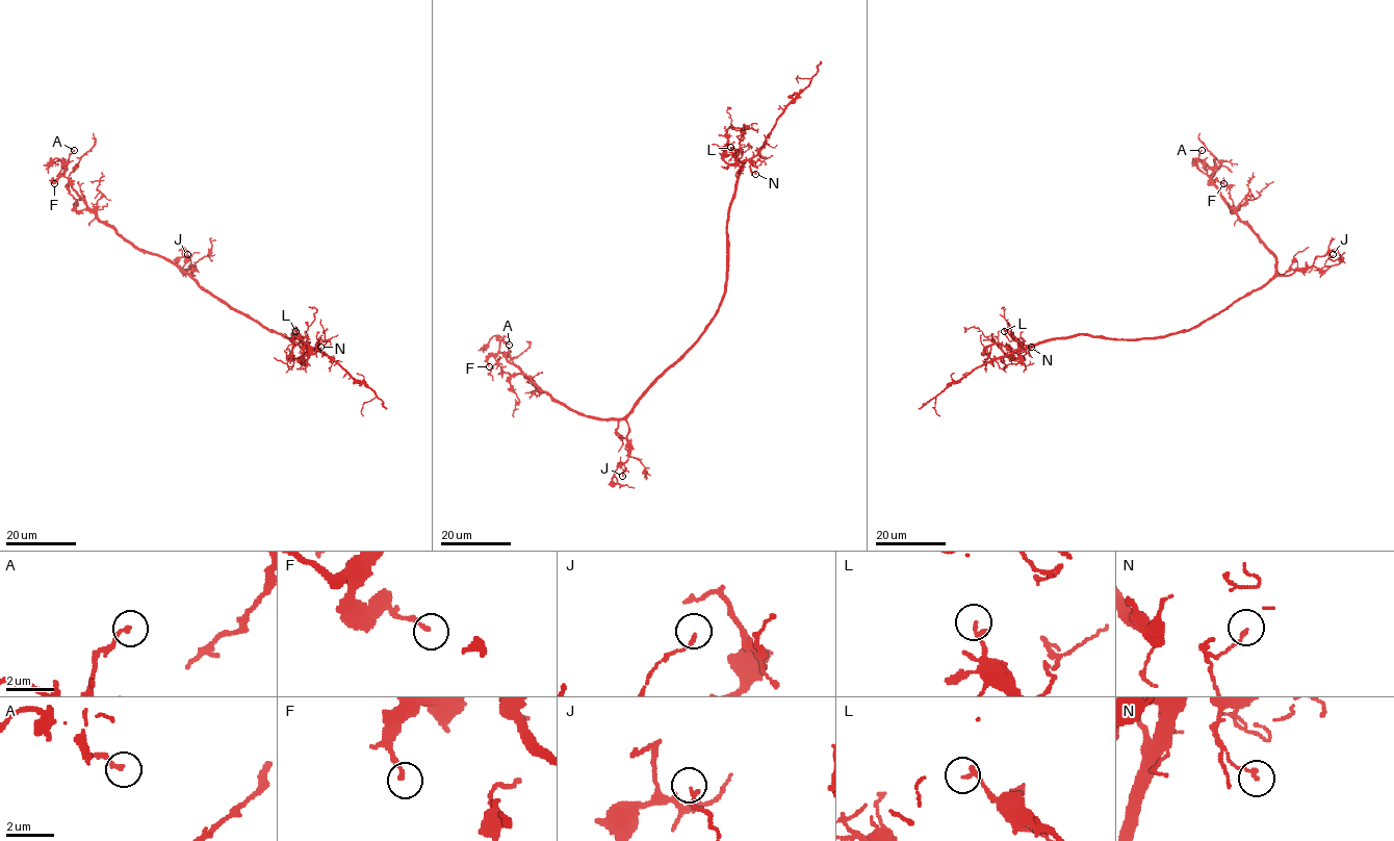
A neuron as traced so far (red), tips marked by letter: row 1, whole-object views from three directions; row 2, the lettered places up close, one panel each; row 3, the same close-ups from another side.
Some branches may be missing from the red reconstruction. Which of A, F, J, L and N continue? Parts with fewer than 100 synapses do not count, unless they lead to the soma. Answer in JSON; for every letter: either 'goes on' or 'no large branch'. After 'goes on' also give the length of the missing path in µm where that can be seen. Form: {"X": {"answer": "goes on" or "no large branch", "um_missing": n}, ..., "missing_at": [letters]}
{"A": {"answer": "no large branch"}, "F": {"answer": "no large branch"}, "J": {"answer": "no large branch"}, "L": {"answer": "no large branch"}, "N": {"answer": "no large branch"}, "missing_at": []}

